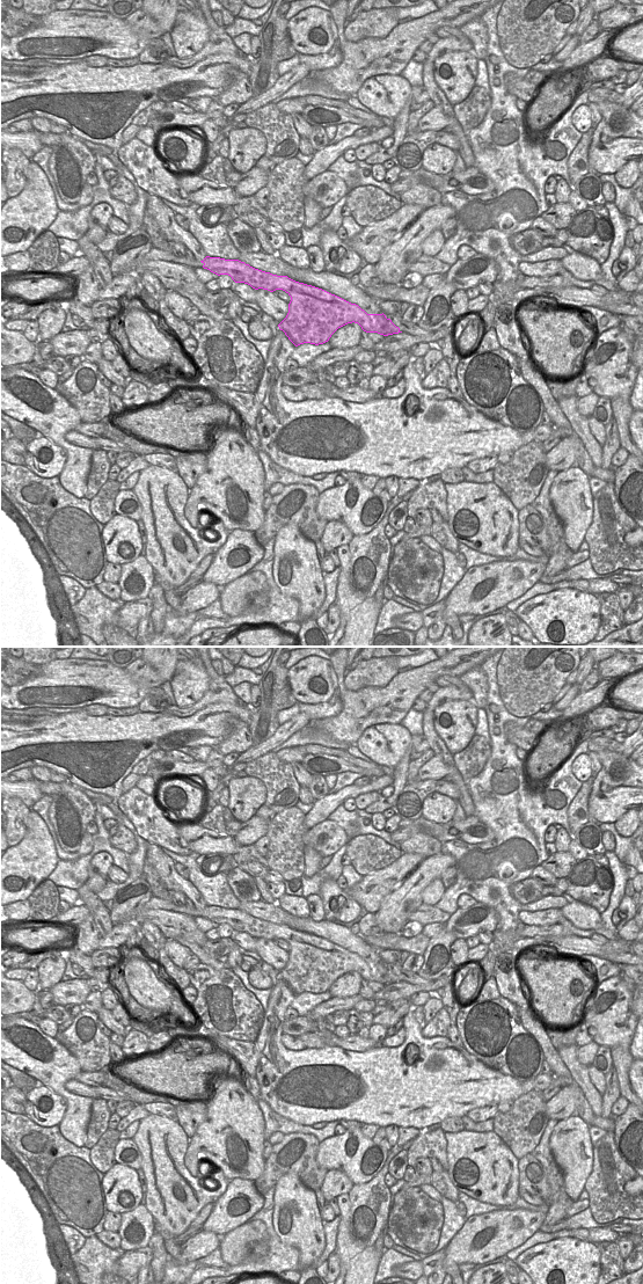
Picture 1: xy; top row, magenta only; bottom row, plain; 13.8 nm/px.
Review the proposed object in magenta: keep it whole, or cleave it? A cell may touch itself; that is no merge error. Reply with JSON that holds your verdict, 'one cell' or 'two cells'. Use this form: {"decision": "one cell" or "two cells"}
{"decision": "one cell"}

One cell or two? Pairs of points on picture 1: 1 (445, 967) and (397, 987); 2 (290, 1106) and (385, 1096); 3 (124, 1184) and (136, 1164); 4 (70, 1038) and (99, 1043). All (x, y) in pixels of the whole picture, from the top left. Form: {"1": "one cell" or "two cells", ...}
{"1": "two cells", "2": "one cell", "3": "two cells", "4": "one cell"}

